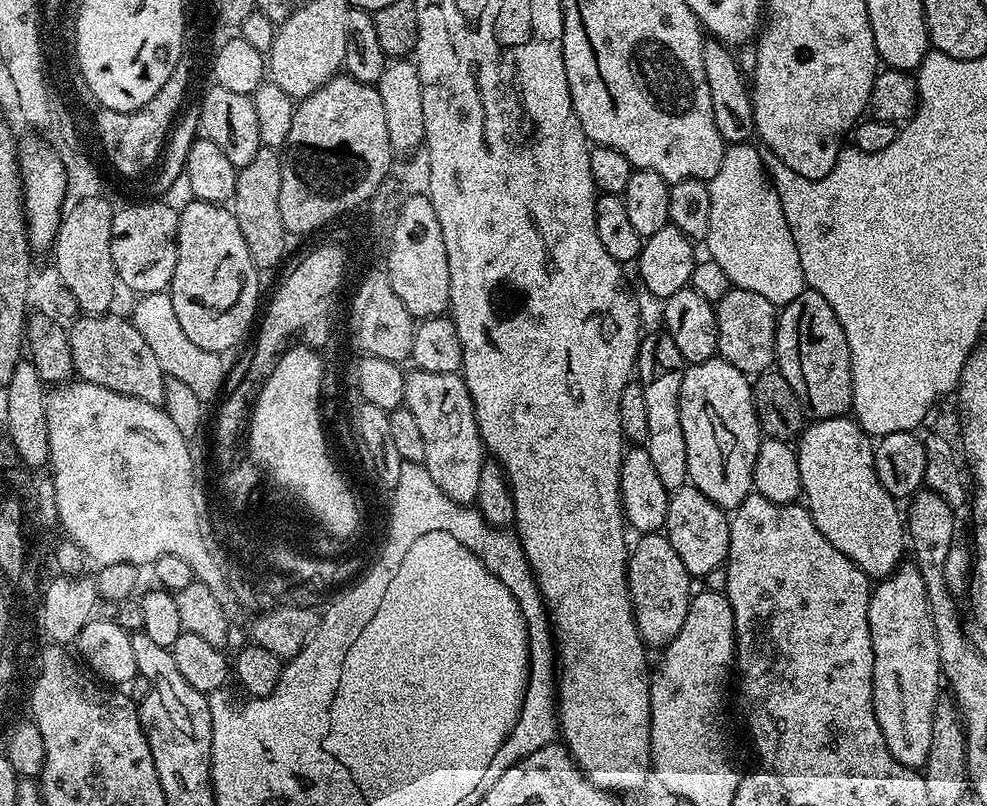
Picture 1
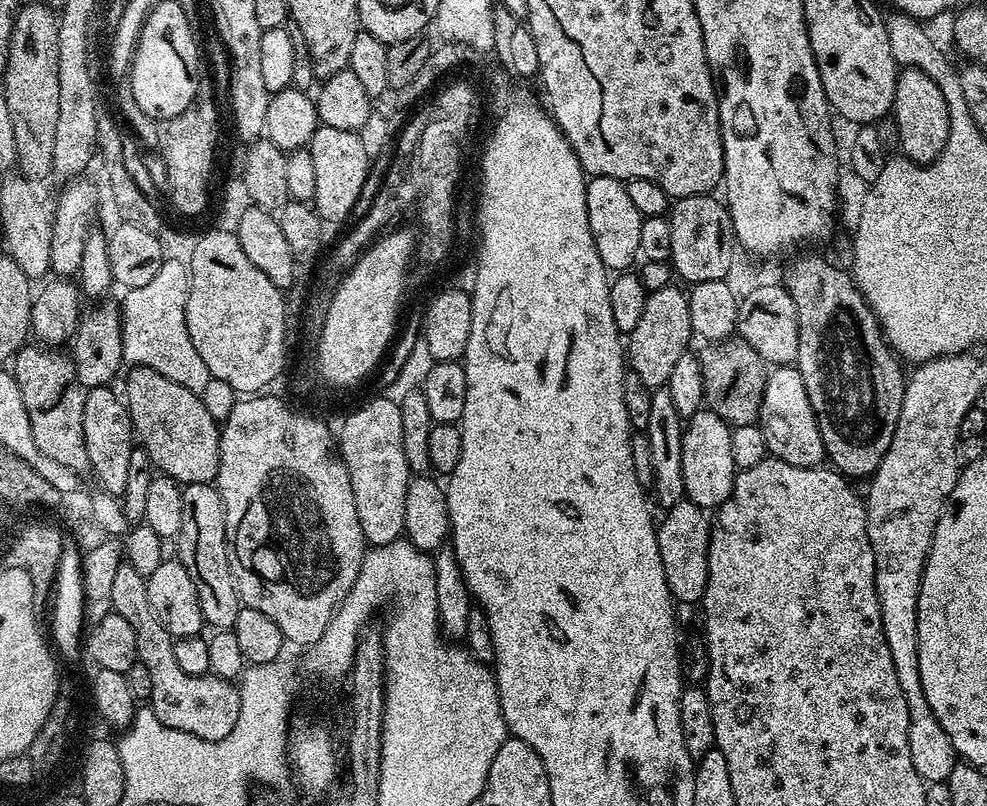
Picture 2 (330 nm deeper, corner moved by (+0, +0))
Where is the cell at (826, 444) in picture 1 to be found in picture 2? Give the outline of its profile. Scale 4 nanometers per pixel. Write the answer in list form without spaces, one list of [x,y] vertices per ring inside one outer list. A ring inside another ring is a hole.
[[[776,366],[765,375],[758,423],[768,452],[790,466],[815,468],[825,459],[816,415],[812,412],[806,386],[795,366]]]

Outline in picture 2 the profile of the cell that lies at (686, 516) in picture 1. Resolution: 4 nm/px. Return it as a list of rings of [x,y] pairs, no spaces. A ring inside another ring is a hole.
[[[687,498],[671,505],[665,512],[668,513],[661,520],[659,517],[656,524],[656,541],[666,586],[670,590],[673,601],[680,603],[681,600],[684,604],[692,604],[695,600],[696,603],[703,601],[704,586],[708,577],[709,517],[705,509],[699,508]]]

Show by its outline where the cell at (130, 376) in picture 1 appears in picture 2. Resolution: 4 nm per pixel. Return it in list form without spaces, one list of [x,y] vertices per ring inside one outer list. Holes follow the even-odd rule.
[[[144,365],[127,370],[122,399],[135,439],[148,456],[149,465],[181,486],[212,484],[220,461],[220,430],[213,410],[203,404],[197,393],[170,381],[156,370]]]

